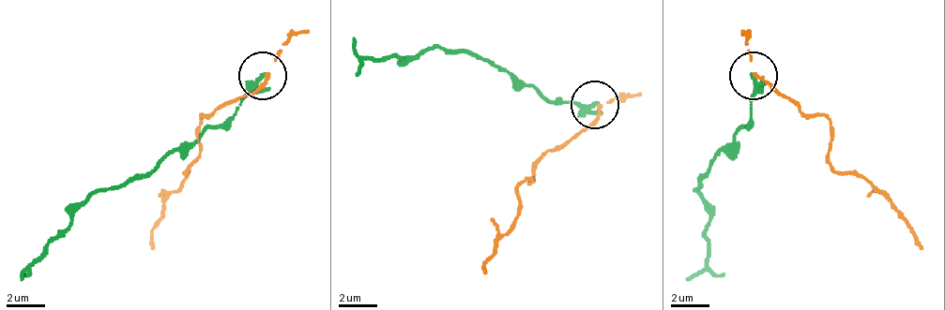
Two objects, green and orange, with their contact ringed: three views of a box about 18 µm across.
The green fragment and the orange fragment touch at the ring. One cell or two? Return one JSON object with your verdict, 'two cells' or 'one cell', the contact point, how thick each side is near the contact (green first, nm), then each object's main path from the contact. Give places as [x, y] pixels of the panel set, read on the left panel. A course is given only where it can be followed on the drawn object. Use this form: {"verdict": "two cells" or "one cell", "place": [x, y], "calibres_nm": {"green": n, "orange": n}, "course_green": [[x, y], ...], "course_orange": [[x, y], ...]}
{"verdict": "two cells", "place": [263, 76], "calibres_nm": {"green": 190, "orange": 130}, "course_green": [[264, 74], [221, 123], [143, 175], [99, 190], [70, 224], [27, 262], [22, 282]], "course_orange": [[264, 74], [244, 98], [201, 118], [196, 161], [162, 204], [153, 248]]}

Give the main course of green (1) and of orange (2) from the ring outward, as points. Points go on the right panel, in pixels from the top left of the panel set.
1: (754, 74), (750, 123), (701, 175), (696, 190), (711, 224), (706, 262), (687, 282)
2: (754, 74), (802, 113), (827, 118), (827, 161), (836, 170), (865, 175), (894, 204), (923, 248)

